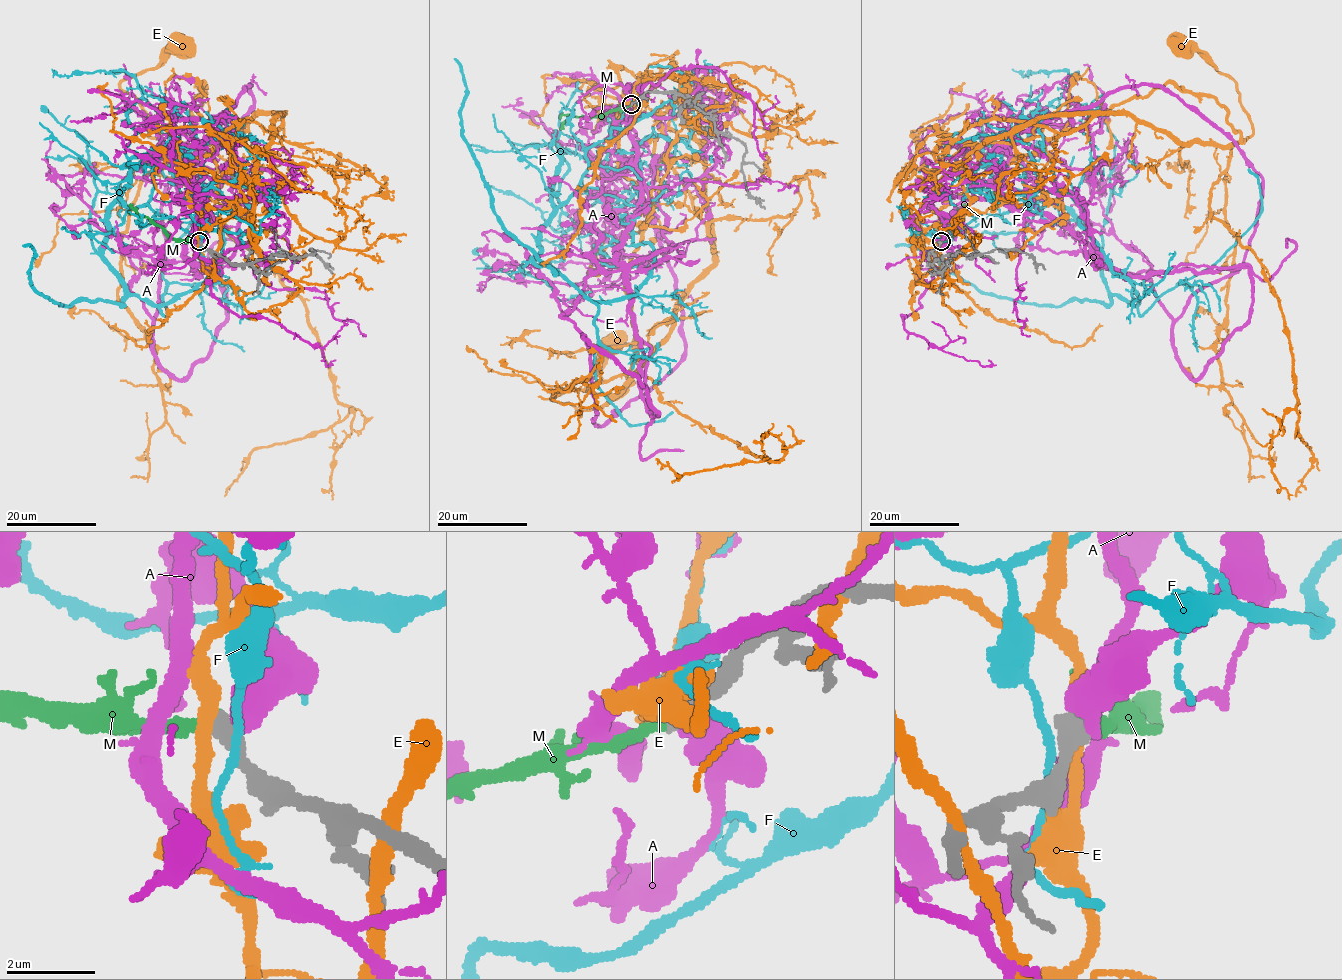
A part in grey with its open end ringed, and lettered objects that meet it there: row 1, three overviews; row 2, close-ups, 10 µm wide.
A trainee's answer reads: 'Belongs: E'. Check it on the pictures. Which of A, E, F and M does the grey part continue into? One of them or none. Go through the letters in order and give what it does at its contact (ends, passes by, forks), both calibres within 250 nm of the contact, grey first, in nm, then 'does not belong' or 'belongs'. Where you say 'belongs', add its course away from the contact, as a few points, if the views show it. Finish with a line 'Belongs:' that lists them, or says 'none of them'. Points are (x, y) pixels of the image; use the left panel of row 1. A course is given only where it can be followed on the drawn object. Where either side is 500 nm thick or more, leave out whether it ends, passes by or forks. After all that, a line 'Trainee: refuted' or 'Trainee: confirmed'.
A: 480/500 nm | does not belong
E: it passes by | 480/340 nm | does not belong
F: 500/160 nm | does not belong
M: it ends | 480/300 nm | belongs | via (200, 242), (177, 241), (137, 214), (129, 204)
Belongs: M
Trainee: refuted

